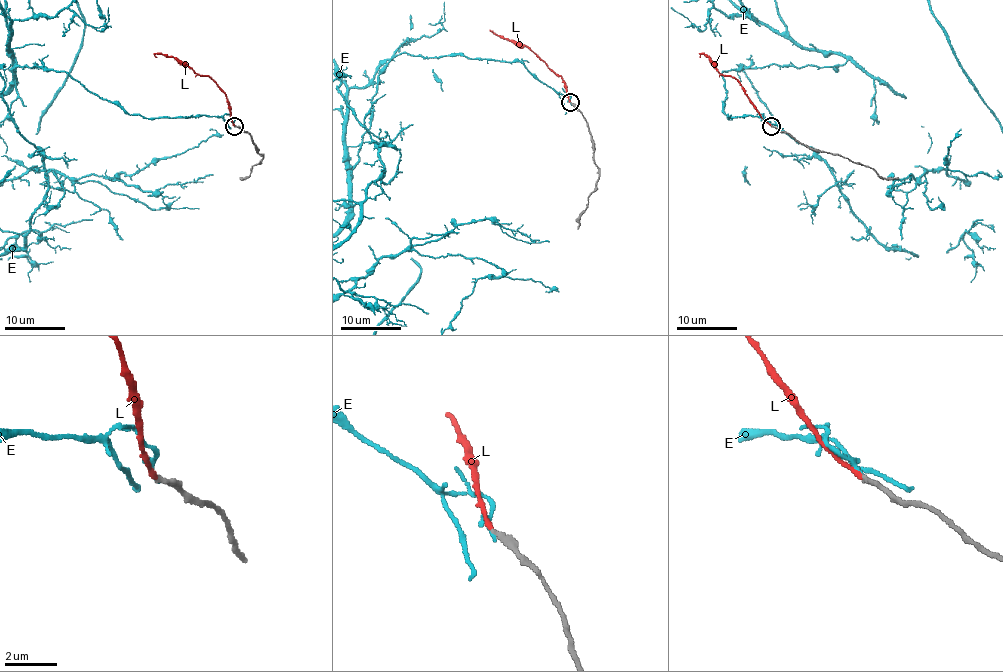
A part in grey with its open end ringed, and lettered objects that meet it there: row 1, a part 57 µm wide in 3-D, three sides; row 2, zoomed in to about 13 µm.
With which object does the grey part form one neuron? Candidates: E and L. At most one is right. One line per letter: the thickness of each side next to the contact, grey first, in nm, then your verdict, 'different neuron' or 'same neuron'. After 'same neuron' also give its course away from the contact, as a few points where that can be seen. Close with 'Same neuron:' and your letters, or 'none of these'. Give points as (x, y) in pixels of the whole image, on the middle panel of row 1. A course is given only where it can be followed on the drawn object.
E: 200 nm thick on the grey side, 130 nm on the other; different neuron
L: 200 nm thick on the grey side, 170 nm on the other; same neuron; it runs (570, 102), (563, 79), (525, 46), (516, 46), (492, 31)
Same neuron: L

